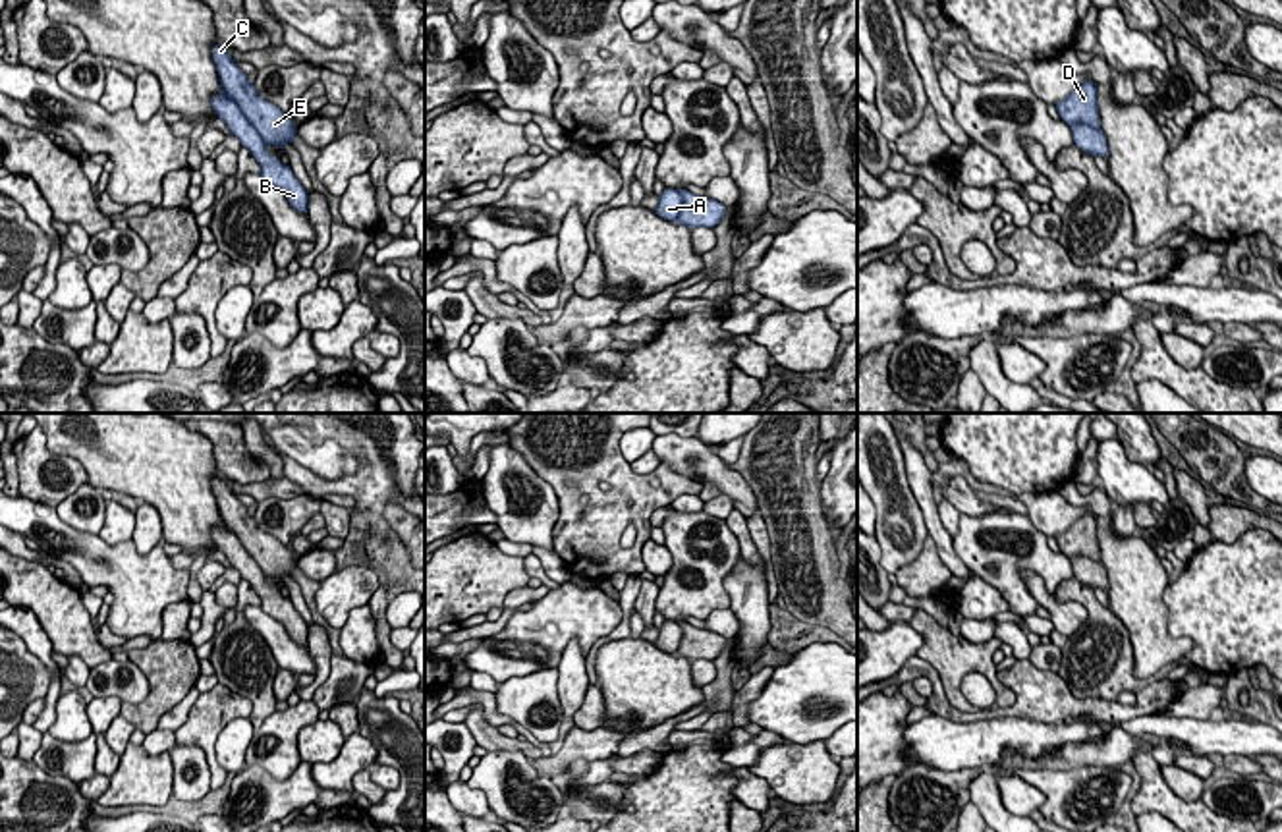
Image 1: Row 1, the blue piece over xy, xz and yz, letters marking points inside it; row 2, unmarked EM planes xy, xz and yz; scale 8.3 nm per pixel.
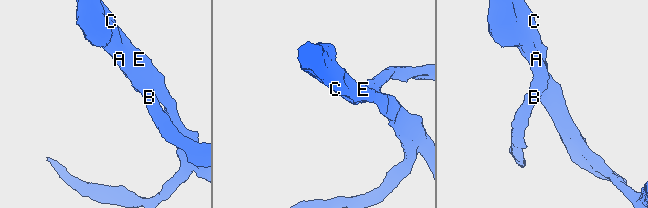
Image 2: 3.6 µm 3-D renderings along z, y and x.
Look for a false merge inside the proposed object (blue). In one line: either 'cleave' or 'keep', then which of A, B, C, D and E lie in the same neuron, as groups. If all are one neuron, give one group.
keep; groups A B C D E

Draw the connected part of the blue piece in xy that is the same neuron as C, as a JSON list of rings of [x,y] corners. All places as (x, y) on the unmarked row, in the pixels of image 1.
[[[222,475],[212,477],[212,494],[224,521],[222,527],[210,531],[214,546],[239,571],[241,579],[249,581],[257,591],[263,612],[278,620],[297,645],[307,647],[309,627],[305,620],[292,600],[282,596],[265,579],[268,575],[284,583],[286,575],[293,577],[297,560],[288,546],[259,529],[255,517],[247,513],[247,506],[230,488],[228,479]]]

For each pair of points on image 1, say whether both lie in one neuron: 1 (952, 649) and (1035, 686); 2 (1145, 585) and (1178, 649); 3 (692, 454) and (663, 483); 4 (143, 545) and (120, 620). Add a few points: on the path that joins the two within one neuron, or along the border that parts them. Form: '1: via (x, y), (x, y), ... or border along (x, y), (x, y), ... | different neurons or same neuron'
1: border along (997, 670), (1014, 701), (993, 711) | different neurons
2: via (1145, 603), (1147, 622), (1161, 636) | same neuron
3: border along (661, 462), (703, 485) | different neurons
4: border along (132, 539), (139, 553), (149, 553), (161, 541) | different neurons

